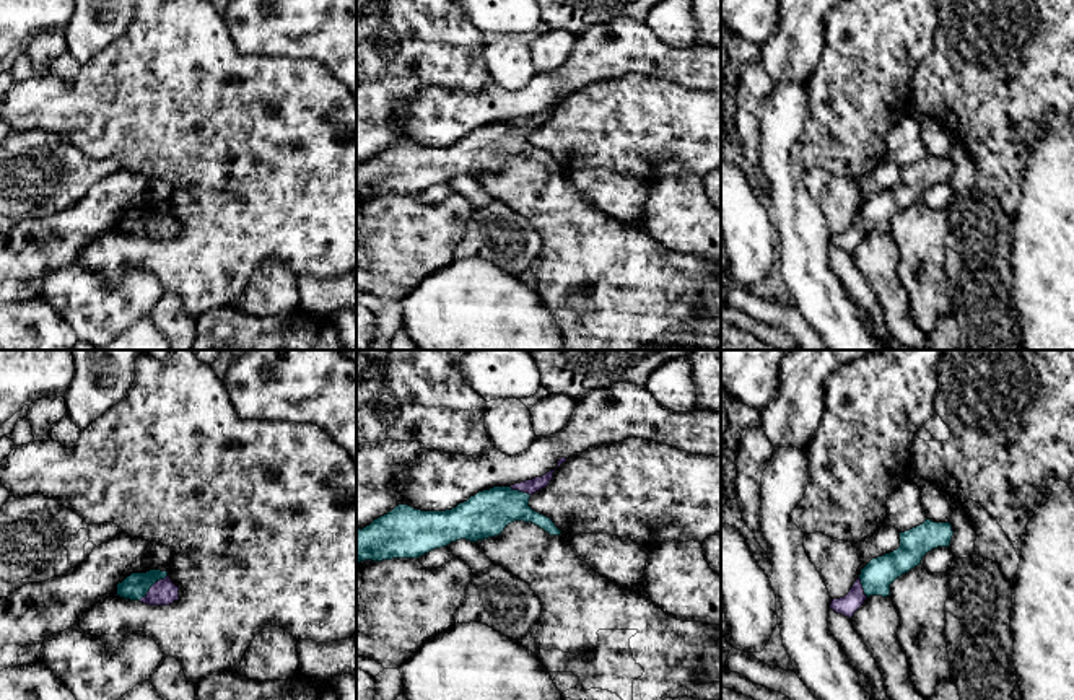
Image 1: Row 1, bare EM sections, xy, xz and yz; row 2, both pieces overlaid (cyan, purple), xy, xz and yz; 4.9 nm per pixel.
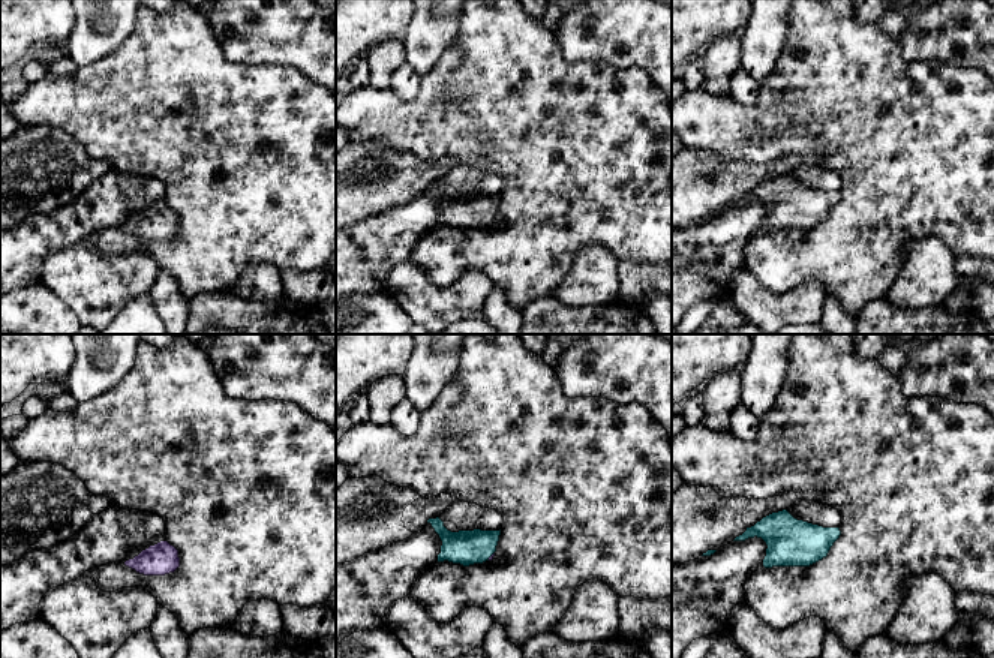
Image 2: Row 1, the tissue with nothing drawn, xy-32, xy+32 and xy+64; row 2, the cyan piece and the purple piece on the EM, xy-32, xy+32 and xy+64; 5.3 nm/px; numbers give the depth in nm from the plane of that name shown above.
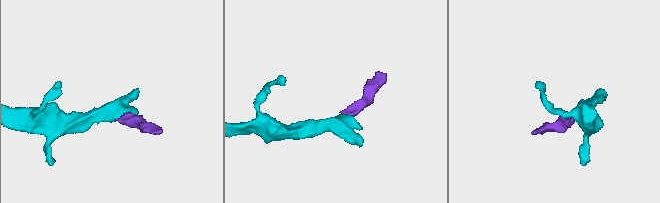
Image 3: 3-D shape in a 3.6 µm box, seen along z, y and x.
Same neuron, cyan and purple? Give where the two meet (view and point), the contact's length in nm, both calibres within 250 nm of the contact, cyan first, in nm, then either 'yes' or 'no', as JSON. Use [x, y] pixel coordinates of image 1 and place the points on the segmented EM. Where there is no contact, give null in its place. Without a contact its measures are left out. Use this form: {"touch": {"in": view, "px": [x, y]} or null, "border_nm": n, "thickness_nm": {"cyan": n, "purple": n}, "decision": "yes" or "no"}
{"touch": {"in": "xy", "px": [152, 585]}, "border_nm": 200, "thickness_nm": {"cyan": 130, "purple": 130}, "decision": "yes"}

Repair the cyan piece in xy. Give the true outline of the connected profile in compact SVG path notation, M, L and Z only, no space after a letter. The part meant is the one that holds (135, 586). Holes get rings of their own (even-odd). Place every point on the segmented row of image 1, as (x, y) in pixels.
M150 570L127 576L117 584L116 596L148 606L169 606L179 599L179 586L171 581L168 571Z

